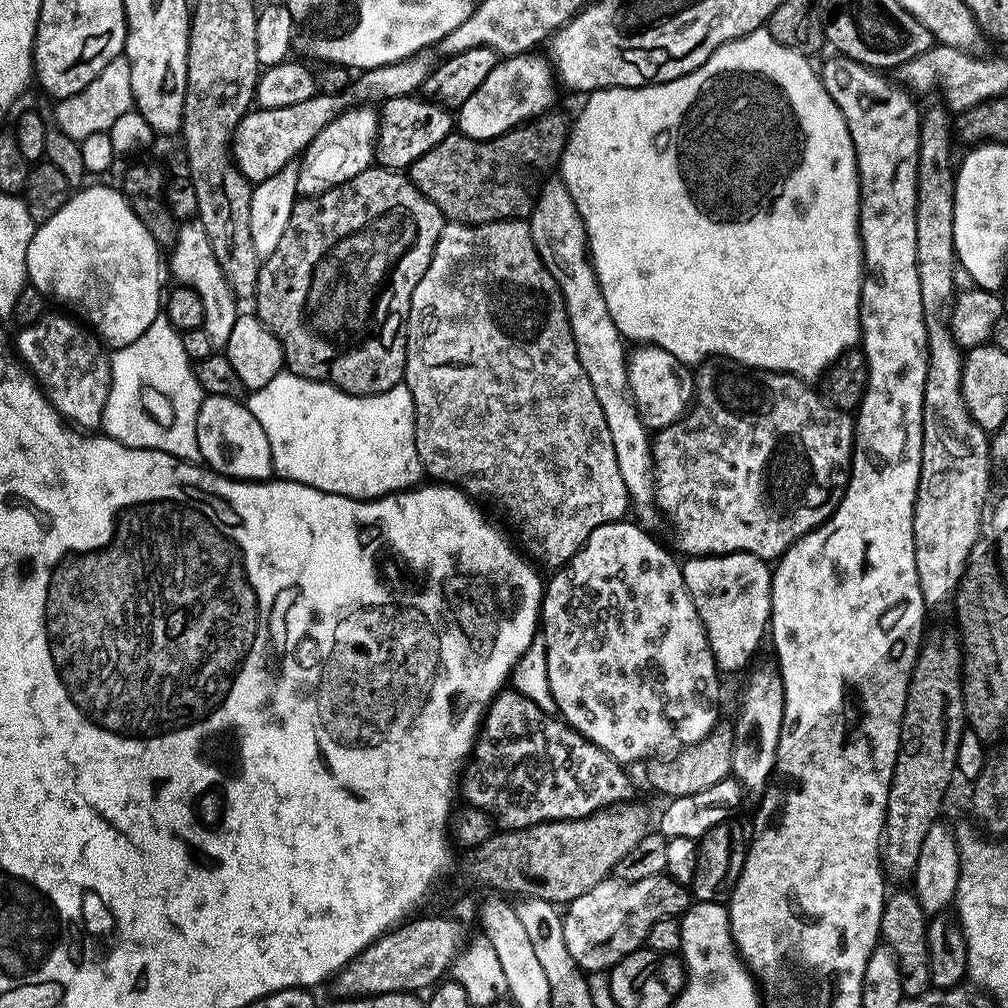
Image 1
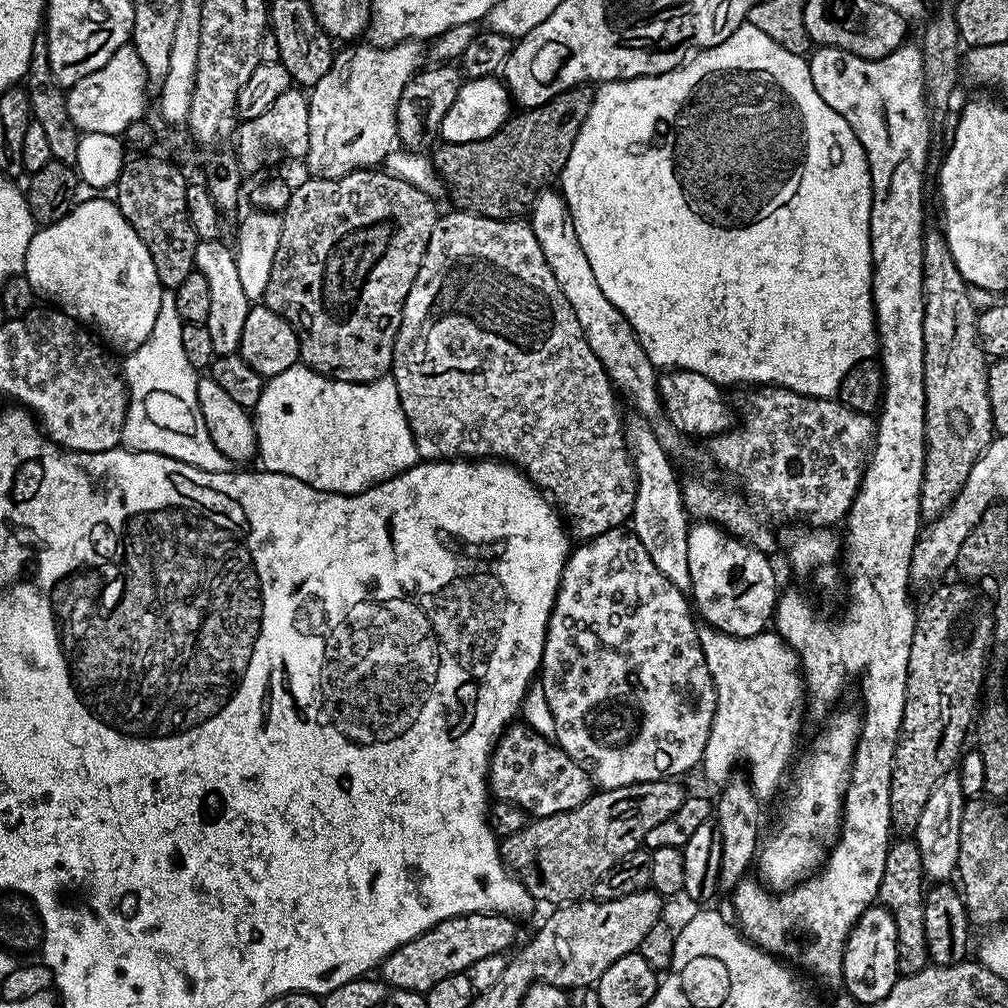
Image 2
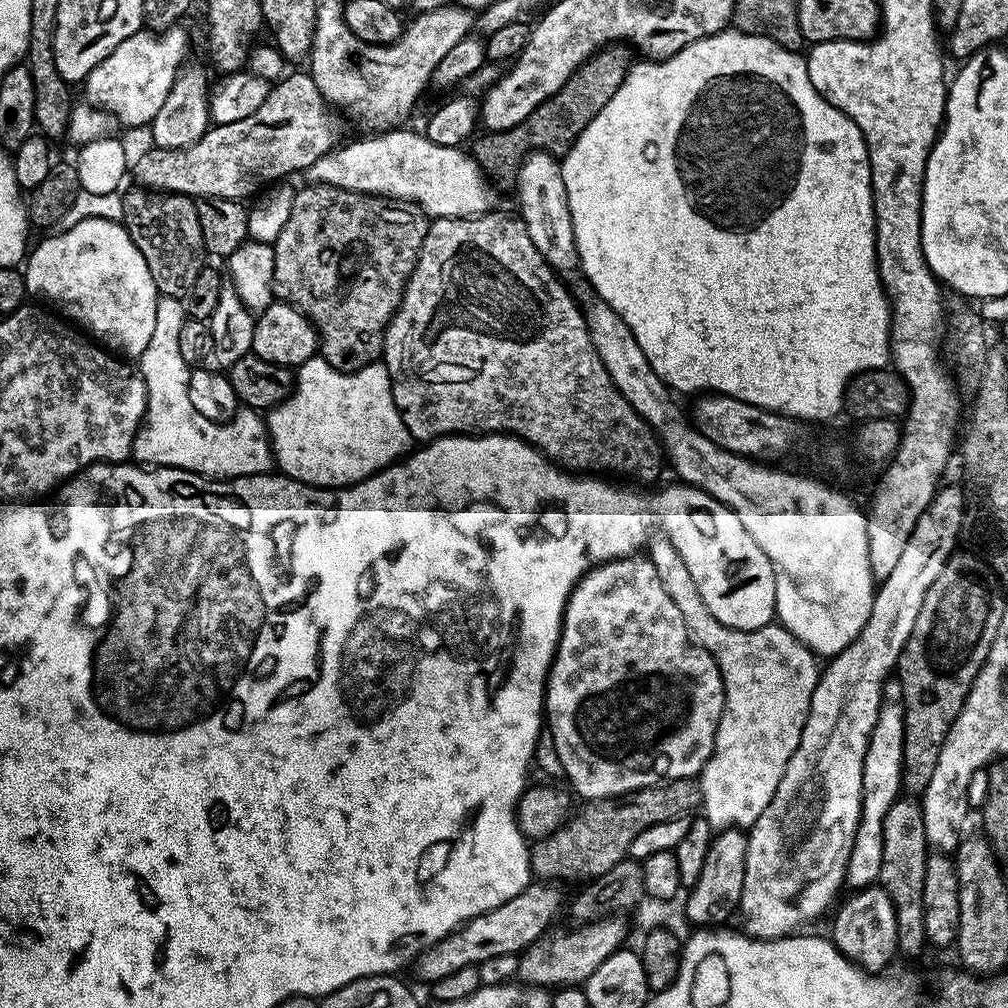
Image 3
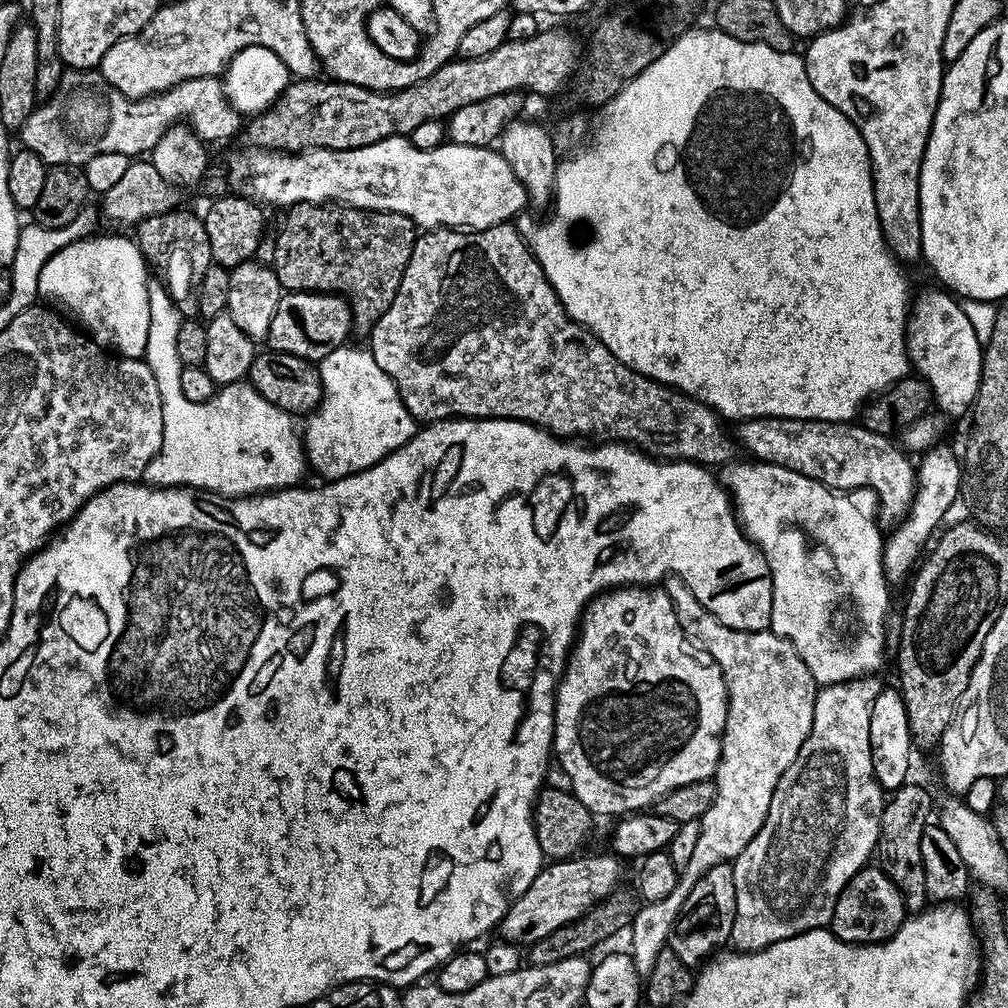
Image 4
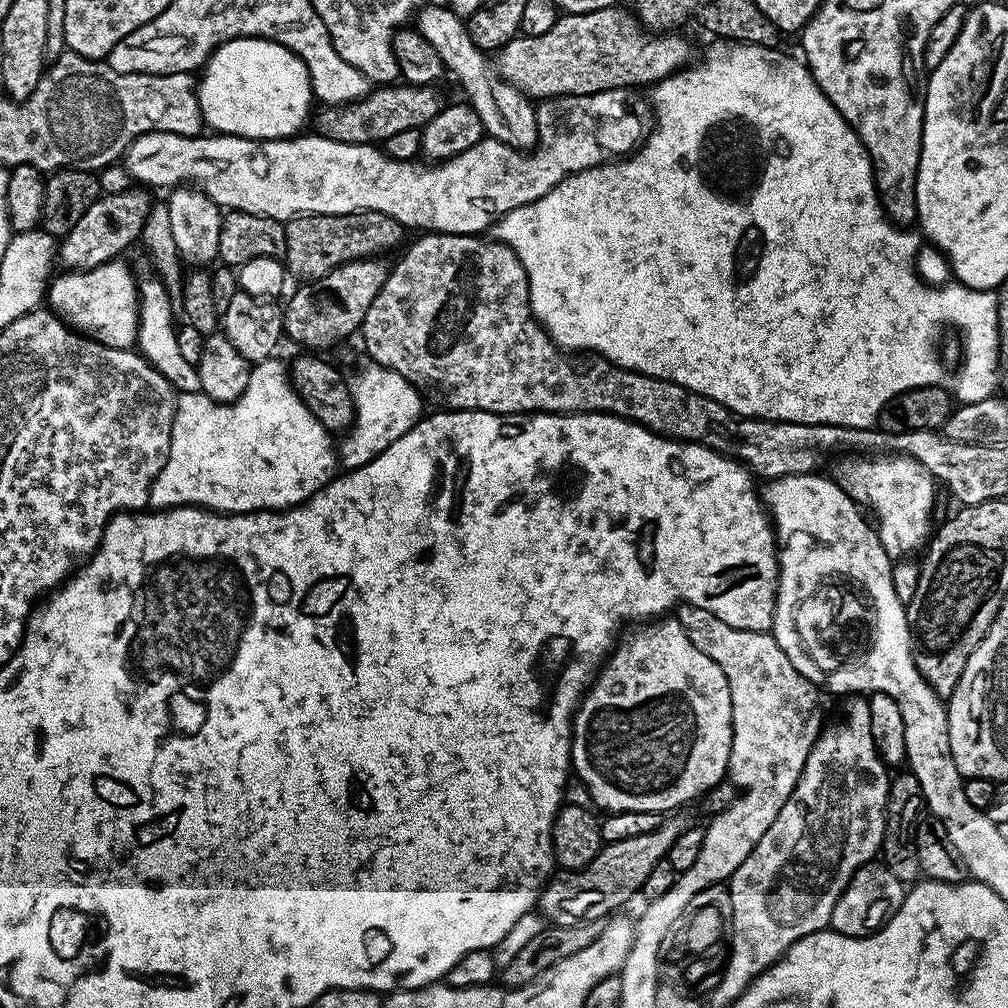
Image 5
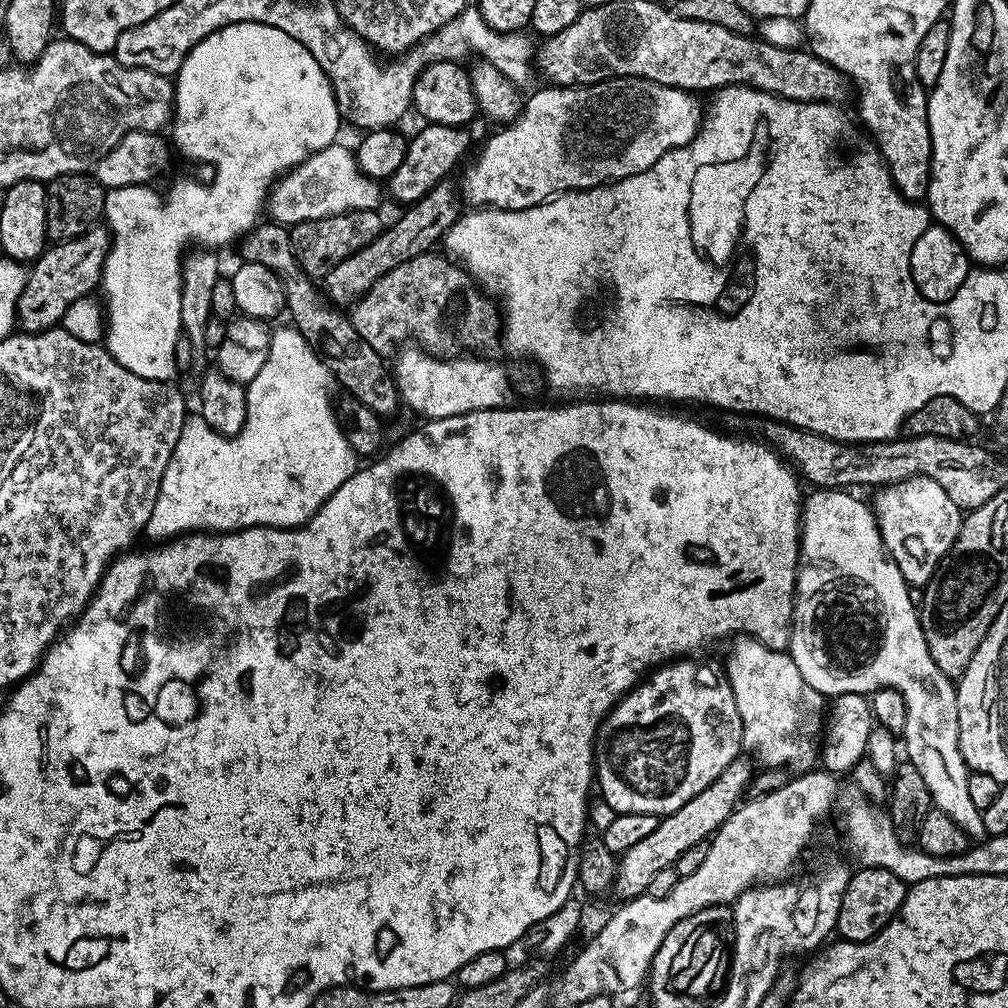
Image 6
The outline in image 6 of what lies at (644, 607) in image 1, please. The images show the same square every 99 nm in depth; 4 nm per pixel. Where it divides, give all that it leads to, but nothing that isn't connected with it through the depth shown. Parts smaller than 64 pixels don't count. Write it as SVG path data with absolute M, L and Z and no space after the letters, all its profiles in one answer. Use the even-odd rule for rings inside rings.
M677 658L660 665L647 678L641 679L631 692L621 696L616 707L610 709L608 715L600 722L600 729L596 732L594 745L594 780L598 785L599 795L603 796L606 802L610 802L610 806L614 806L614 810L618 814L633 812L661 818L669 816L671 812L678 810L678 806L686 806L686 802L690 802L690 798L694 798L694 794L702 794L702 790L706 790L706 786L710 786L710 782L714 782L714 778L718 778L718 774L722 774L722 770L726 770L726 766L730 766L730 762L734 762L741 755L744 727L742 718L738 714L738 706L734 702L732 687L728 685L727 679L719 671L716 673L710 665L695 664L692 660L695 659Z

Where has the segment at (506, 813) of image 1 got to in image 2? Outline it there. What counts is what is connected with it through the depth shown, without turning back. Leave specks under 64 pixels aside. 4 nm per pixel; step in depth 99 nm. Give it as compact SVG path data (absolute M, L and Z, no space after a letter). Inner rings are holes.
M523 722L513 723L505 728L503 736L492 749L492 761L488 764L488 791L496 800L505 800L523 810L532 818L558 814L582 806L592 797L594 781L589 769L581 761L570 758L560 749L560 745L547 736L540 736L533 728Z

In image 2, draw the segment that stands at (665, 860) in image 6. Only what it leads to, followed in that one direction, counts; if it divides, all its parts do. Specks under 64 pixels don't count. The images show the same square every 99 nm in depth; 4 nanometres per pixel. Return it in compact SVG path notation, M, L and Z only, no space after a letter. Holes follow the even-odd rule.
M471 912L465 916L446 918L428 932L423 932L418 938L398 946L398 950L391 952L384 963L379 965L378 972L381 972L379 975L382 977L383 983L390 985L391 988L426 993L430 990L430 986L436 985L442 978L450 978L450 974L468 972L475 964L482 962L482 958L499 957L500 952L506 951L515 942L516 924L517 921L513 917L502 916L494 912Z

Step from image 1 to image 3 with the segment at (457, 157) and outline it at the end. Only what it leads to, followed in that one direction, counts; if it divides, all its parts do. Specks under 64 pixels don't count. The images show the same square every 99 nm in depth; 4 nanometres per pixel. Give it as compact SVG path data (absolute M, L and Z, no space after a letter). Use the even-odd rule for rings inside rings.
M624 46L601 48L588 60L584 61L574 74L546 102L542 102L531 112L523 124L514 126L505 132L488 132L470 148L471 155L477 164L497 185L515 185L516 175L520 173L520 164L525 156L537 150L546 150L551 156L562 158L574 146L574 142L590 126L590 122L618 94L618 86L628 77L628 69L632 67L633 57L628 57L629 49Z

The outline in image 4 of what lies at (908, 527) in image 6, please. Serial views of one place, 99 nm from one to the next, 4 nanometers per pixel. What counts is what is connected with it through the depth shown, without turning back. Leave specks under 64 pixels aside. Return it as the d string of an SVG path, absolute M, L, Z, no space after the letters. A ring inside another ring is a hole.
M763 416L739 421L734 436L739 447L749 452L761 464L777 464L786 470L794 470L811 480L817 480L828 488L835 488L841 494L851 493L851 488L873 488L880 499L880 508L891 522L899 522L908 515L912 507L912 495L916 493L916 468L910 461L909 453L899 443L882 434L866 430L859 422L826 422L825 420L795 420Z

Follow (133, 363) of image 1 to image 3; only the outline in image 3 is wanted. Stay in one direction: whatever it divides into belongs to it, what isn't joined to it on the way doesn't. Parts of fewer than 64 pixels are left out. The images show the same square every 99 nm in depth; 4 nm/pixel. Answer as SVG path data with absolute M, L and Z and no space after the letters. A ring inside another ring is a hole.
M166 296L157 299L154 338L150 338L150 346L138 357L138 371L148 391L148 409L132 444L132 456L144 466L181 468L209 478L267 473L274 464L272 441L268 439L265 417L259 411L241 407L231 420L217 422L202 418L190 406L186 375L189 366L178 354L178 333L185 319L183 299Z

